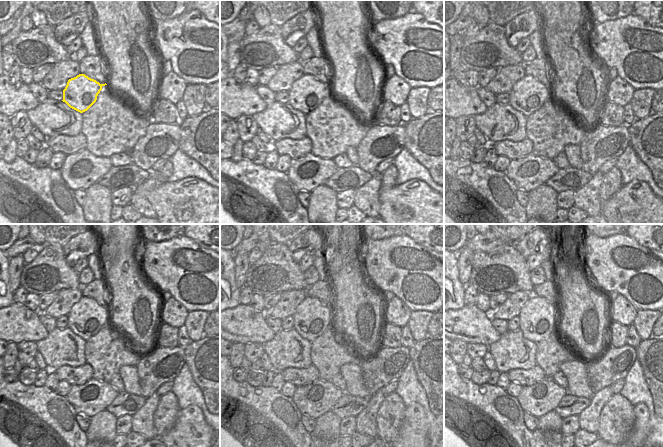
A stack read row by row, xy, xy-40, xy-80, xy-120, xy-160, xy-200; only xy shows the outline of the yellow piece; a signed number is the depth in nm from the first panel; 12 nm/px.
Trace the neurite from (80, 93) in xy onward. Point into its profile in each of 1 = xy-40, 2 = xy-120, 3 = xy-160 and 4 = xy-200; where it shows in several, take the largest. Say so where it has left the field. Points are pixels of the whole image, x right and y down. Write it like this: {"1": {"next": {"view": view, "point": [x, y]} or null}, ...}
{"1": {"next": {"view": "xy-40", "point": [306, 93]}}, "2": {"next": {"view": "xy-120", "point": [86, 317]}}, "3": {"next": {"view": "xy-160", "point": [311, 318]}}, "4": {"next": {"view": "xy-200", "point": [537, 317]}}}

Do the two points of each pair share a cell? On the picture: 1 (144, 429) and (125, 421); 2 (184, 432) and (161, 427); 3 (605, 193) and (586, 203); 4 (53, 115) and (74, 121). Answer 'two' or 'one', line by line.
1: two
2: two
3: two
4: one

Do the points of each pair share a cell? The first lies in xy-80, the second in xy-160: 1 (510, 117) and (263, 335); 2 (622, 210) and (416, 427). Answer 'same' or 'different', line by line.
1: different
2: same

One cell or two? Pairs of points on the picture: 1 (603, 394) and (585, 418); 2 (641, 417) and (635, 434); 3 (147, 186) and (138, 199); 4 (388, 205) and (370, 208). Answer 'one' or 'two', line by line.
1: one
2: one
3: one
4: two

